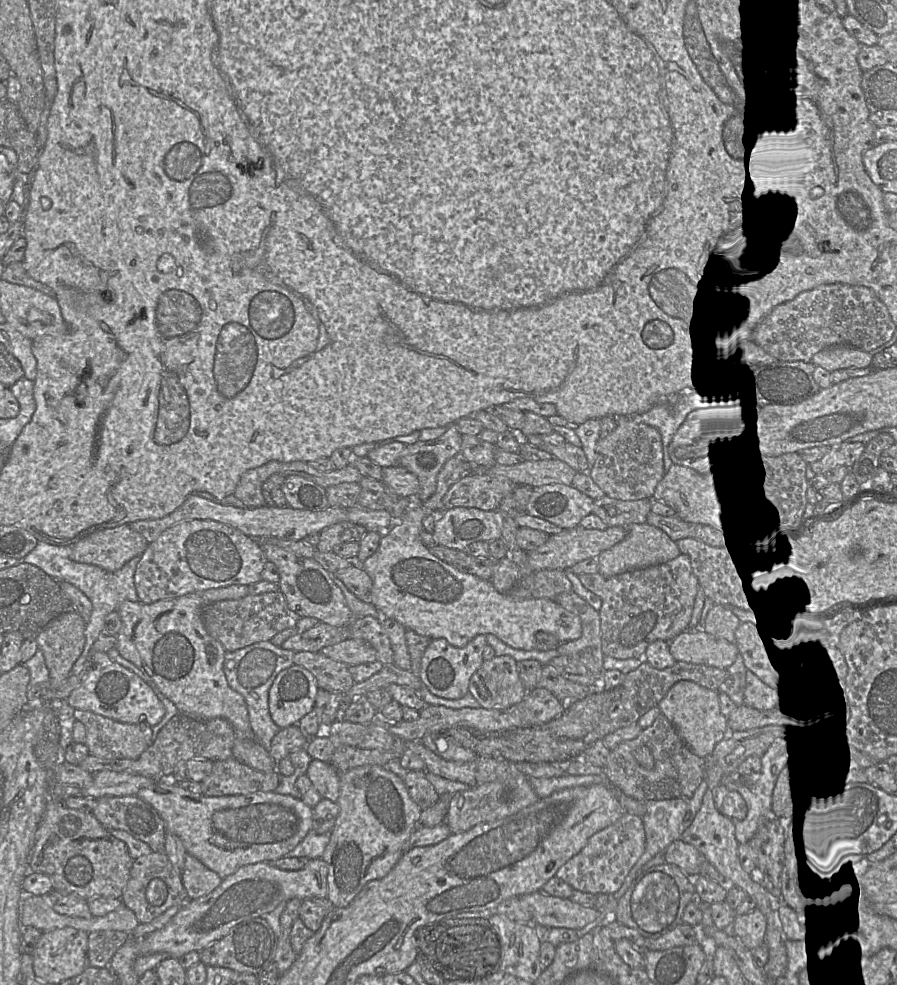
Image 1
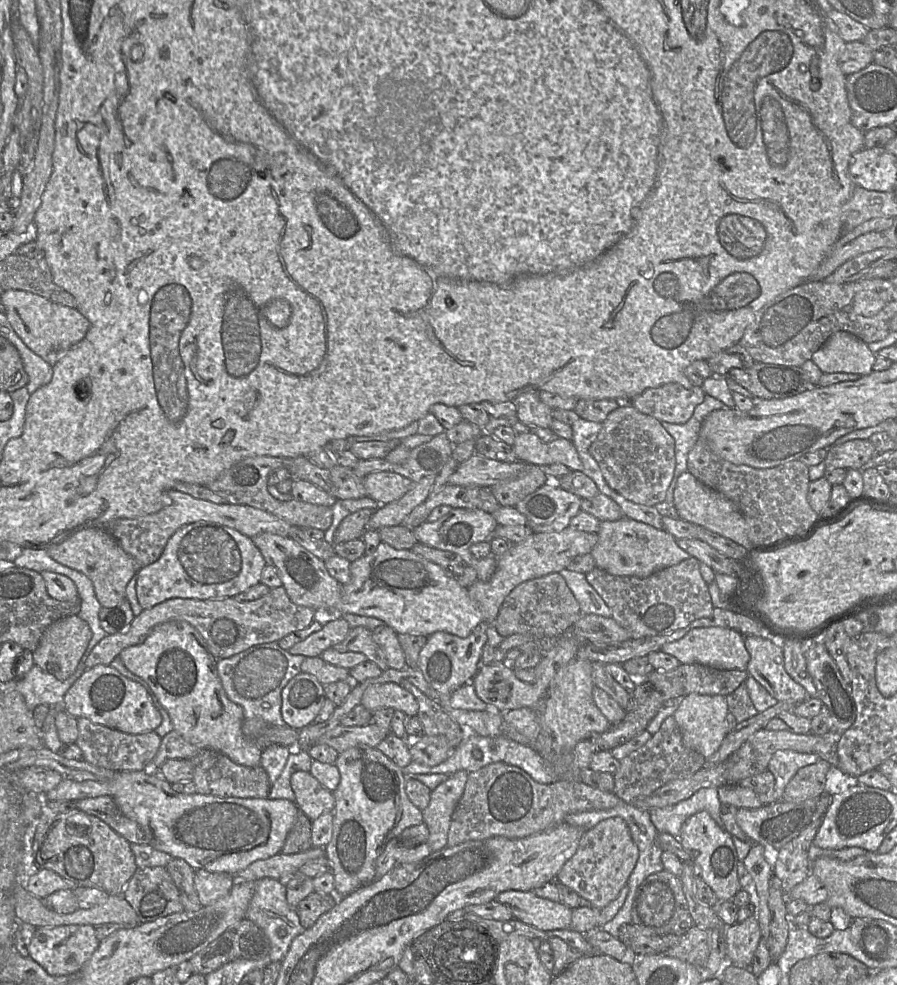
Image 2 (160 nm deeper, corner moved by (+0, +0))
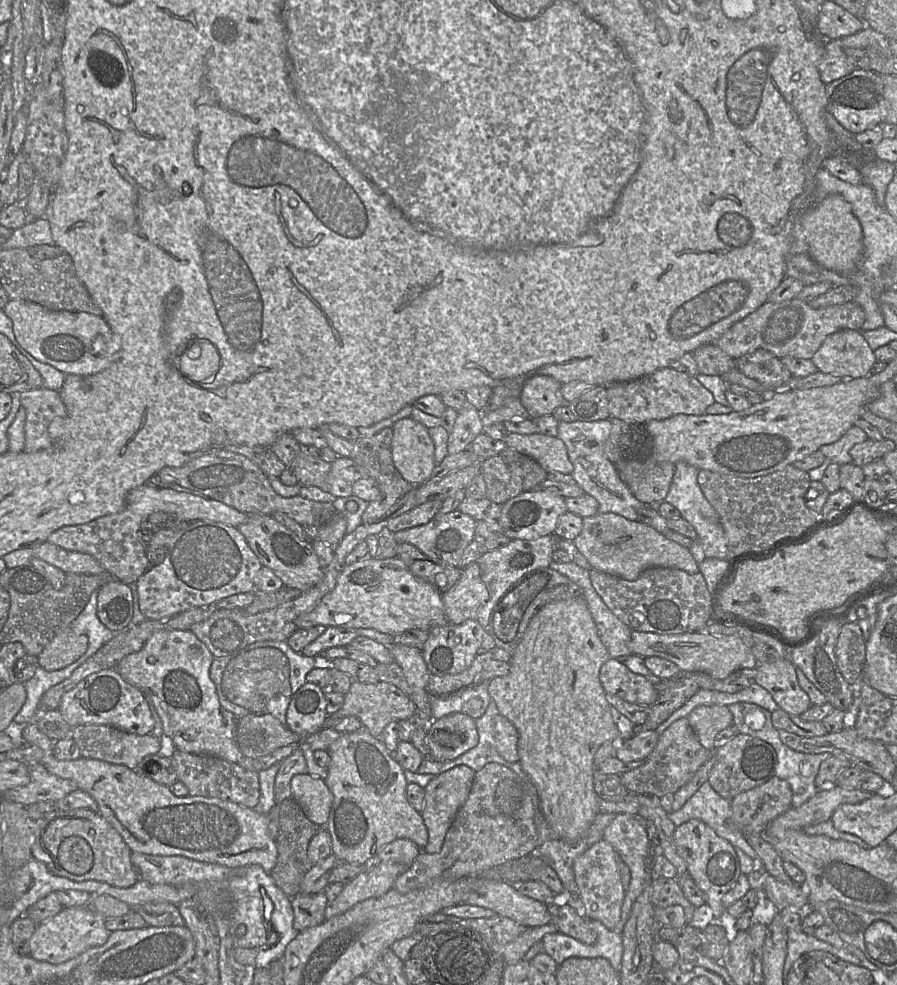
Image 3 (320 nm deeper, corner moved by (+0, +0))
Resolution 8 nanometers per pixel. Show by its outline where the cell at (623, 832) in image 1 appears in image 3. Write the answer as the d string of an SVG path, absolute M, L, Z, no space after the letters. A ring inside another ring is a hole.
M601 839L583 851L573 862L574 879L581 902L581 912L587 919L598 920L613 930L621 917L625 897L619 872L620 857L614 847Z

